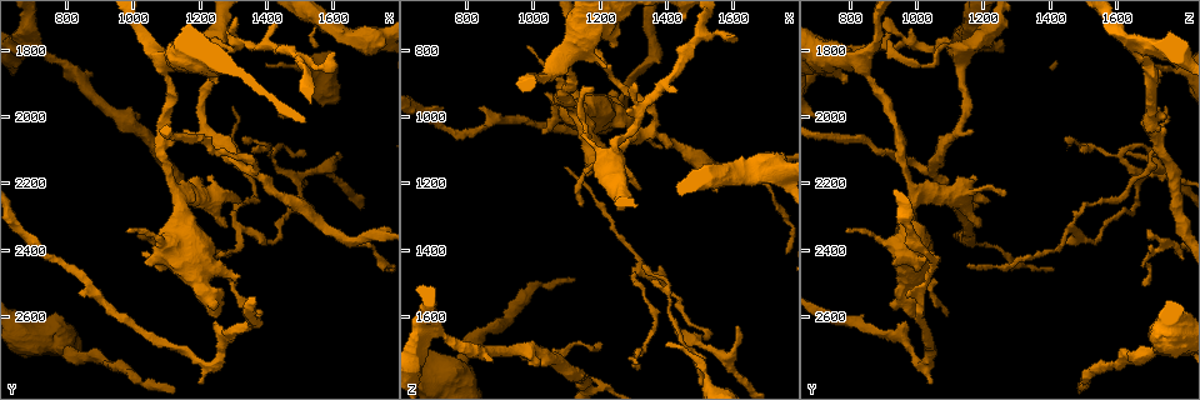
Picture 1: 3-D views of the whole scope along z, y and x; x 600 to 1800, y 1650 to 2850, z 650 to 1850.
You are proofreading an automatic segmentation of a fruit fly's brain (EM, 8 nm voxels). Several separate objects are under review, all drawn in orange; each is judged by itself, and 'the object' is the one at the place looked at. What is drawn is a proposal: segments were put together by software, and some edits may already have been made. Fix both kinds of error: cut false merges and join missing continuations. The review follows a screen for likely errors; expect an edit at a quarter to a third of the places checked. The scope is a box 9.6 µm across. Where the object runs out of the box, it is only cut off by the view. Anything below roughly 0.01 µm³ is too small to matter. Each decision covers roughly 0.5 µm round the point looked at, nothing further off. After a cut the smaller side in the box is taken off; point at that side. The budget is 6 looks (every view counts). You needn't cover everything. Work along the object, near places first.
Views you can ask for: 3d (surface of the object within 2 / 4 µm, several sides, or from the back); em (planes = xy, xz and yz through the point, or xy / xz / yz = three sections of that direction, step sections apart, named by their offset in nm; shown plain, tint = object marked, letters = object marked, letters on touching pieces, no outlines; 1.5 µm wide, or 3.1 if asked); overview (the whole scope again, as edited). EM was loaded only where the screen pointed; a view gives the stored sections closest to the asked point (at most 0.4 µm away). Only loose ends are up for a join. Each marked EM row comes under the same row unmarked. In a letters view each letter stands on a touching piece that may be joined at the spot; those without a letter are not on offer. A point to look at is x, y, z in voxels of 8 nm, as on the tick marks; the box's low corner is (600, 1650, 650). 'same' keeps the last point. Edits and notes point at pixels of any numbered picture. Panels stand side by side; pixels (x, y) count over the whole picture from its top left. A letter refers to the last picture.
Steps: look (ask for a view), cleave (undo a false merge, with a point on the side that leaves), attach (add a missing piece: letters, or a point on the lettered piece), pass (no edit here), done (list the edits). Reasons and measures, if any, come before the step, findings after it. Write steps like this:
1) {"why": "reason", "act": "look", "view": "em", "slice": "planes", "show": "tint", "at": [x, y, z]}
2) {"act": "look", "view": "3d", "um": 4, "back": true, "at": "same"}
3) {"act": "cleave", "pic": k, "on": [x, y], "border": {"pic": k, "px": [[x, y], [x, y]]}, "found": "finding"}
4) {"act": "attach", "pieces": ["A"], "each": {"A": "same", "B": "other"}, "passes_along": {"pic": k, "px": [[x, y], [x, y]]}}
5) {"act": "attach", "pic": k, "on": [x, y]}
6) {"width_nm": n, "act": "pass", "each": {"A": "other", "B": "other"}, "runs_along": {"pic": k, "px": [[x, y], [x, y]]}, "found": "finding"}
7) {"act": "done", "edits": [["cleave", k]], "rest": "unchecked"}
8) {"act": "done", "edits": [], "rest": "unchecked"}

{"why": "end of a long branch", "act": "look", "view": "em", "slice": "xz", "step": 4, "show": "tint", "at": [1290, 1970, 1750]}

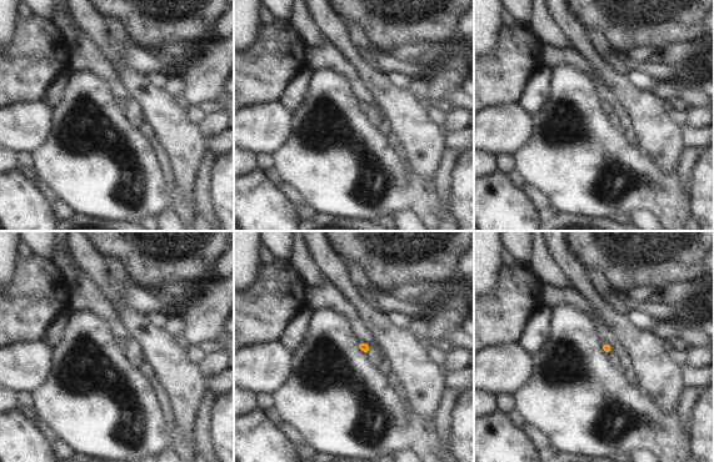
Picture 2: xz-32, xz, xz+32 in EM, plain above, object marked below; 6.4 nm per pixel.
{"why": "cut it another way", "act": "look", "view": "em", "slice": "planes", "show": "letters", "at": "same"}

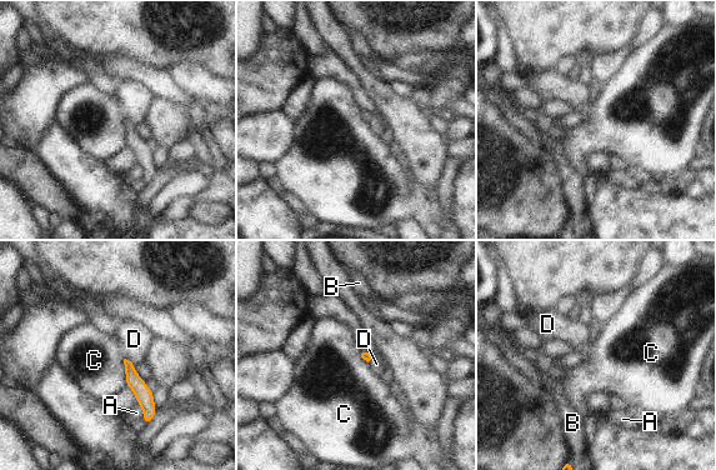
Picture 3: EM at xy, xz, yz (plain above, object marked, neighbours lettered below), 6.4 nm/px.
{"act": "pass", "each": {"A": "other", "B": "other", "C": "other", "D": "other"}, "border": {"pic": 3, "px": [[124, 358], [126, 385]]}, "found": "no lettered piece goes on from it"}

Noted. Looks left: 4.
{"why": "branch stops here", "act": "look", "view": "3d", "um": 4, "at": [1520, 2120, 1730]}

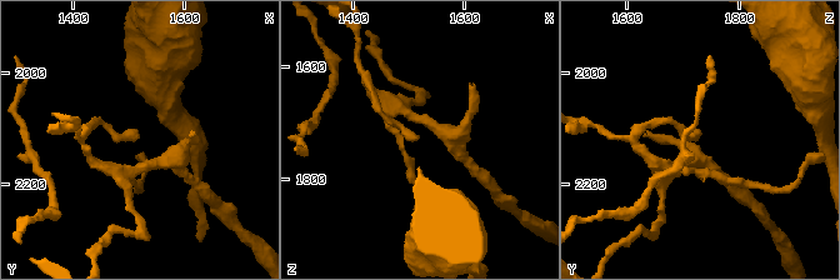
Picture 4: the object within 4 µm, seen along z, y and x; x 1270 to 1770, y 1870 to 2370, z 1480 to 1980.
{"why": "shape alone is not enough", "act": "look", "view": "em", "slice": "yz", "step": 8, "show": "tint", "at": [1520, 2115, 1730]}

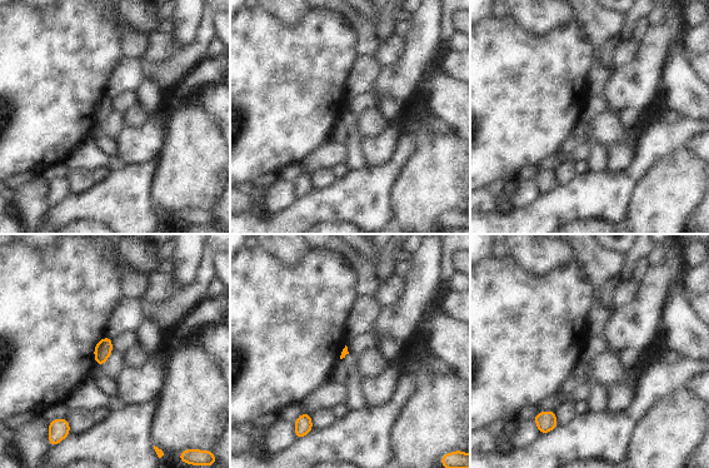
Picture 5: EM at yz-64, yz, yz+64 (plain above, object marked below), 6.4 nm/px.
{"act": "look", "view": "em", "slice": "planes", "show": "letters", "at": "same"}

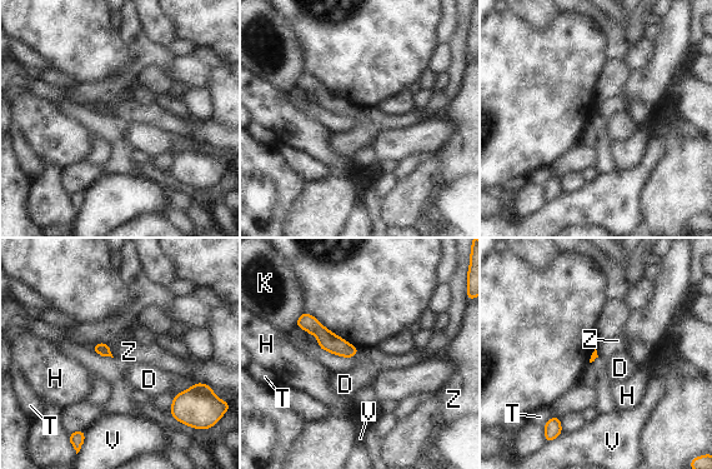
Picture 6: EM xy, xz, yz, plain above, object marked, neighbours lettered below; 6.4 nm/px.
{"act": "pass", "each": {"D": "other", "H": "other", "K": "other", "T": "other", "V": "other", "Z": "other"}, "runs_along": {"pic": 6, "px": [[300, 320], [352, 353]]}, "found": "none of them fits"}

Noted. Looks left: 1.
{"why": "calibre changes", "act": "look", "view": "em", "slice": "planes", "show": "letters", "at": [790, 2700, 1740]}

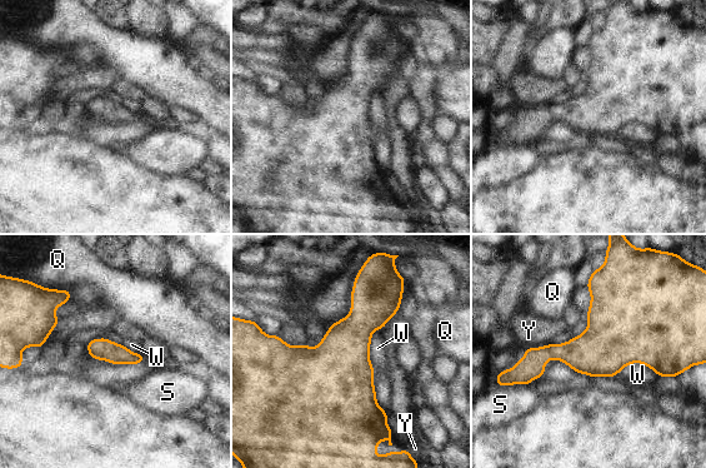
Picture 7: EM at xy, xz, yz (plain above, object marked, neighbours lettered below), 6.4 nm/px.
{"width_nm": 130, "act": "pass", "each": {"Q": "other", "S": "other", "W": "other", "Y": "other"}, "found": "continuous, no second cell"}

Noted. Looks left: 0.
{"act": "done", "edits": [], "rest": "unchecked"}

